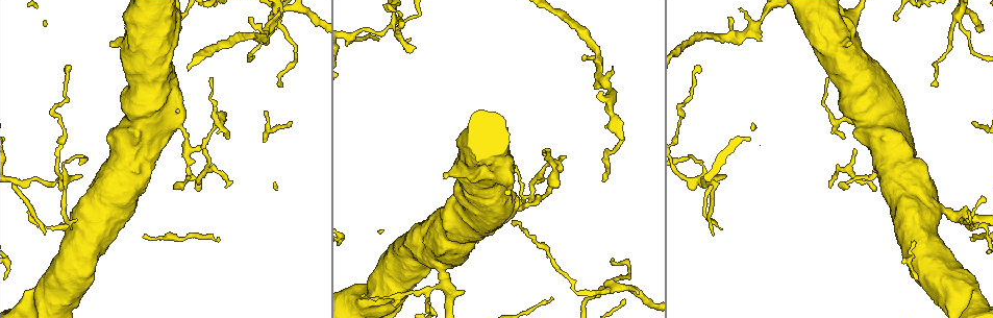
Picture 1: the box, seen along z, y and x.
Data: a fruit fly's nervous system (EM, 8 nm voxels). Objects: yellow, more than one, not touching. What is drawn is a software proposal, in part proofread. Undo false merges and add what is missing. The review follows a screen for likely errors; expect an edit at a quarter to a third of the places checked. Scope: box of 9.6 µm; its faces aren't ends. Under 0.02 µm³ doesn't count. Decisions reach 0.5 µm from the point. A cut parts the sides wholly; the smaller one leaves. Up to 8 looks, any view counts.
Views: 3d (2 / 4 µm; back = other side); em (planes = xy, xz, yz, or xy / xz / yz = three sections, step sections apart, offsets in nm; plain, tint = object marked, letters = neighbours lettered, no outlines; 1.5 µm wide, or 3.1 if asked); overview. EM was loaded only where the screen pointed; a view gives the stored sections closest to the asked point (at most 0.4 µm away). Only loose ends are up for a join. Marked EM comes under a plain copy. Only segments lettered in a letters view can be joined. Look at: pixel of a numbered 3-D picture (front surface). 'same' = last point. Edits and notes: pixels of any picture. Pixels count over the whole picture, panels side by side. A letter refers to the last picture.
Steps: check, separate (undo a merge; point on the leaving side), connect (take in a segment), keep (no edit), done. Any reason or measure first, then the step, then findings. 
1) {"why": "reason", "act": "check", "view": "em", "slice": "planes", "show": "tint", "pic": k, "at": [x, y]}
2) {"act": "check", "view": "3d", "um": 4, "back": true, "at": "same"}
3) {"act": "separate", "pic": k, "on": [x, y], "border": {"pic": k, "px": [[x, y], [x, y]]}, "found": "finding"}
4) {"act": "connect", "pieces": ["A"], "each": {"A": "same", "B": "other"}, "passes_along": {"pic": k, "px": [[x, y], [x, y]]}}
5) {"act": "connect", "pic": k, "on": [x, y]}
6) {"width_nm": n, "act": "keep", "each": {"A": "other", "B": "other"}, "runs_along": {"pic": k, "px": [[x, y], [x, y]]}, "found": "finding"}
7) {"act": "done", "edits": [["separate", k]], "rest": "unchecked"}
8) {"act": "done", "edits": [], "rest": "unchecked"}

{"why": "three-way junction", "act": "check", "view": "3d", "um": 4, "pic": 1, "at": [393, 27]}

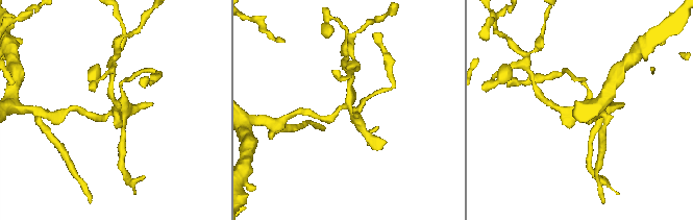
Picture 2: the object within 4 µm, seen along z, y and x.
{"why": "shape alone is not enough", "act": "check", "view": "em", "slice": "planes", "show": "letters", "pic": 2, "at": [345, 104]}

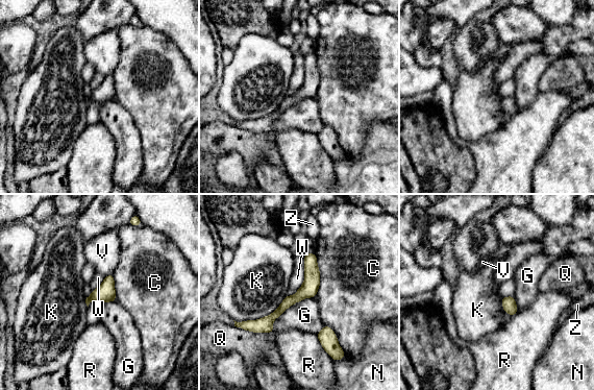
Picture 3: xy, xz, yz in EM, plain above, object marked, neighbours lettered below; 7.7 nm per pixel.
{"act": "keep", "each": {"C": "other", "G": "other", "K": "other", "N": "other", "Q": "other", "R": "other", "V": "other", "W": "other", "Z": "other"}, "border": {"pic": 3, "px": [[304, 254], [304, 281], [297, 290]]}, "found": "all the same neuron"}

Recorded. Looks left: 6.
{"why": "an open end", "act": "check", "view": "3d", "um": 2, "back": true, "pic": 1, "at": [698, 67]}

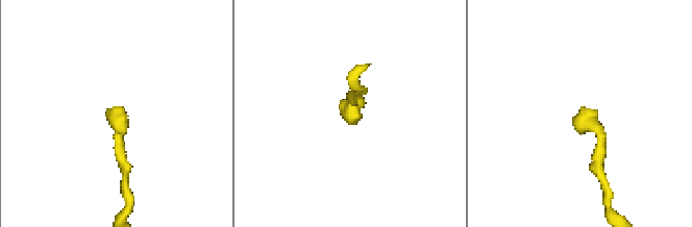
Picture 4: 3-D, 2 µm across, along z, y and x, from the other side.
{"act": "check", "view": "em", "slice": "planes", "show": "letters", "pic": 4, "at": [589, 113]}

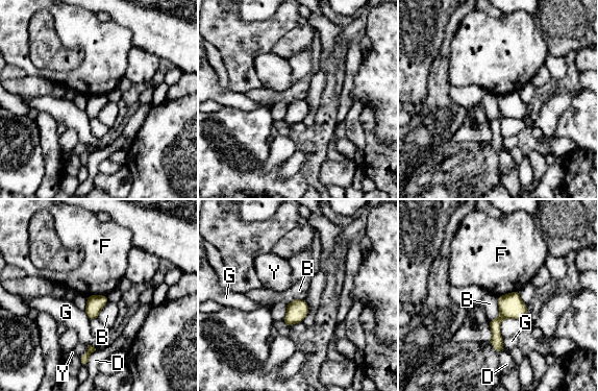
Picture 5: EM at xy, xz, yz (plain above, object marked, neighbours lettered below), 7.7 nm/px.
{"act": "keep", "each": {"B": "other", "D": "other", "F": "other", "G": "other", "Y": "other"}, "found": "none of them fits"}

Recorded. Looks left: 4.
{"why": "an open end", "act": "check", "view": "3d", "um": 4, "pic": 1, "at": [613, 68]}

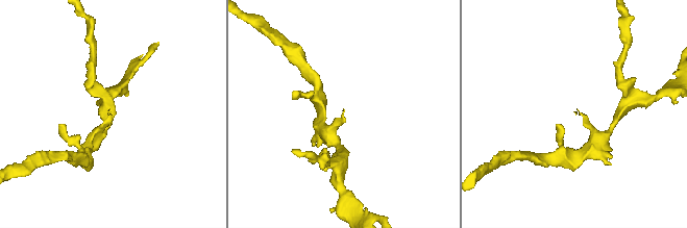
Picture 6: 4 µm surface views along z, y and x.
{"act": "check", "view": "em", "slice": "planes", "show": "letters", "pic": 6, "at": [110, 114]}

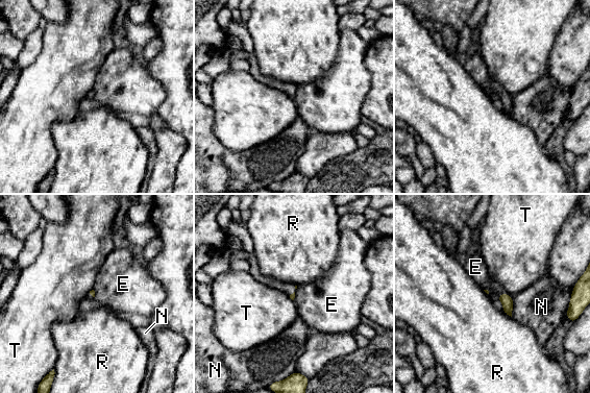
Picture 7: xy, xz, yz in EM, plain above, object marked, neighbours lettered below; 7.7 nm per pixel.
{"act": "keep", "each": {"E": "other", "N": "other", "R": "other", "T": "other"}, "border": {"pic": 7, "px": [[502, 292], [497, 298]]}, "found": "no lettered segment goes on from it"}

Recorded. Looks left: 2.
{"act": "done", "edits": [], "rest": "unchecked"}

